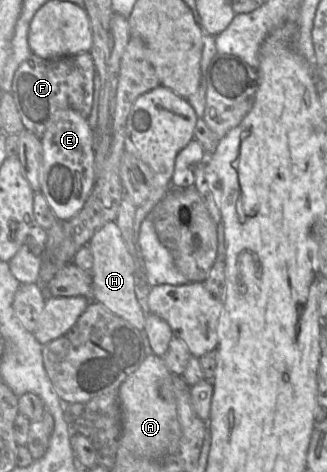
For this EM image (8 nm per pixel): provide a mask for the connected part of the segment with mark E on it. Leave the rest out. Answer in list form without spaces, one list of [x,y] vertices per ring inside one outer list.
[[[73,109],[58,110],[41,137],[43,163],[40,170],[40,192],[57,220],[66,221],[74,217],[82,209],[95,185],[93,142],[94,131],[87,118]]]

